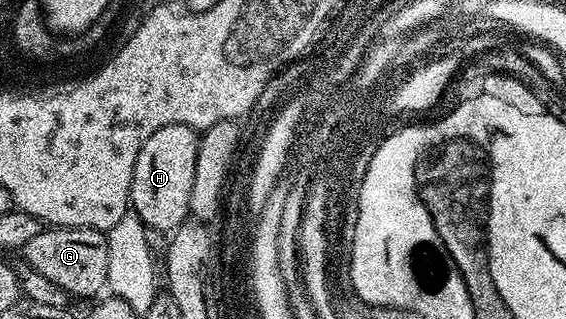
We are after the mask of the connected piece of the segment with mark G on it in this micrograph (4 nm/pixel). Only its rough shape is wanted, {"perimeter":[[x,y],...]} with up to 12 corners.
{"perimeter":[[41,229],[21,252],[68,296],[107,287],[107,236]]}

